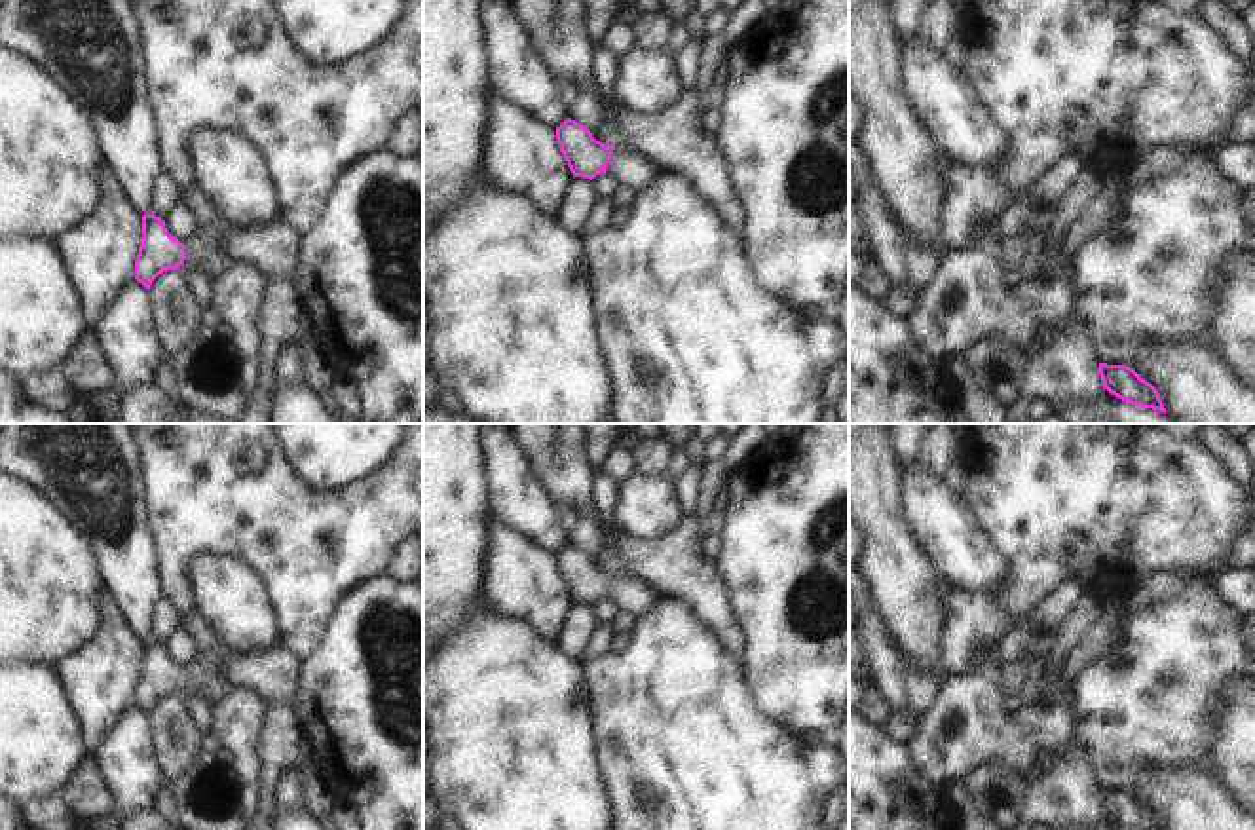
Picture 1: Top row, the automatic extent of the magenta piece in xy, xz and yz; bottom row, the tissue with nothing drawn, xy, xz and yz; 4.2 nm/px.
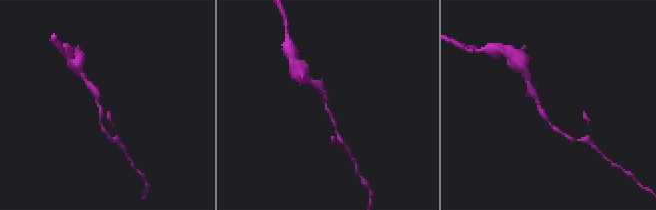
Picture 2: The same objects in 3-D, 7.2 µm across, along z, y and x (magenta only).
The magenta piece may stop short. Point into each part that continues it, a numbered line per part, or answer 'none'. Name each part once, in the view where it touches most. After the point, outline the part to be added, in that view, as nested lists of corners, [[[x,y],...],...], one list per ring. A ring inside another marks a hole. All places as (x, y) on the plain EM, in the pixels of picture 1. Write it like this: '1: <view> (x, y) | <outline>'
1: xz (633, 595) | [[[613,575],[606,598],[615,604],[617,610],[627,610],[632,615],[644,613],[653,602],[659,600],[659,593],[642,579],[628,579],[625,575]]]

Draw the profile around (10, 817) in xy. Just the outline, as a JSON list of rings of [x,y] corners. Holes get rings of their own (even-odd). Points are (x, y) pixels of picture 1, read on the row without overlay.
[[[0,794],[0,830],[36,830],[32,828],[19,807]]]

